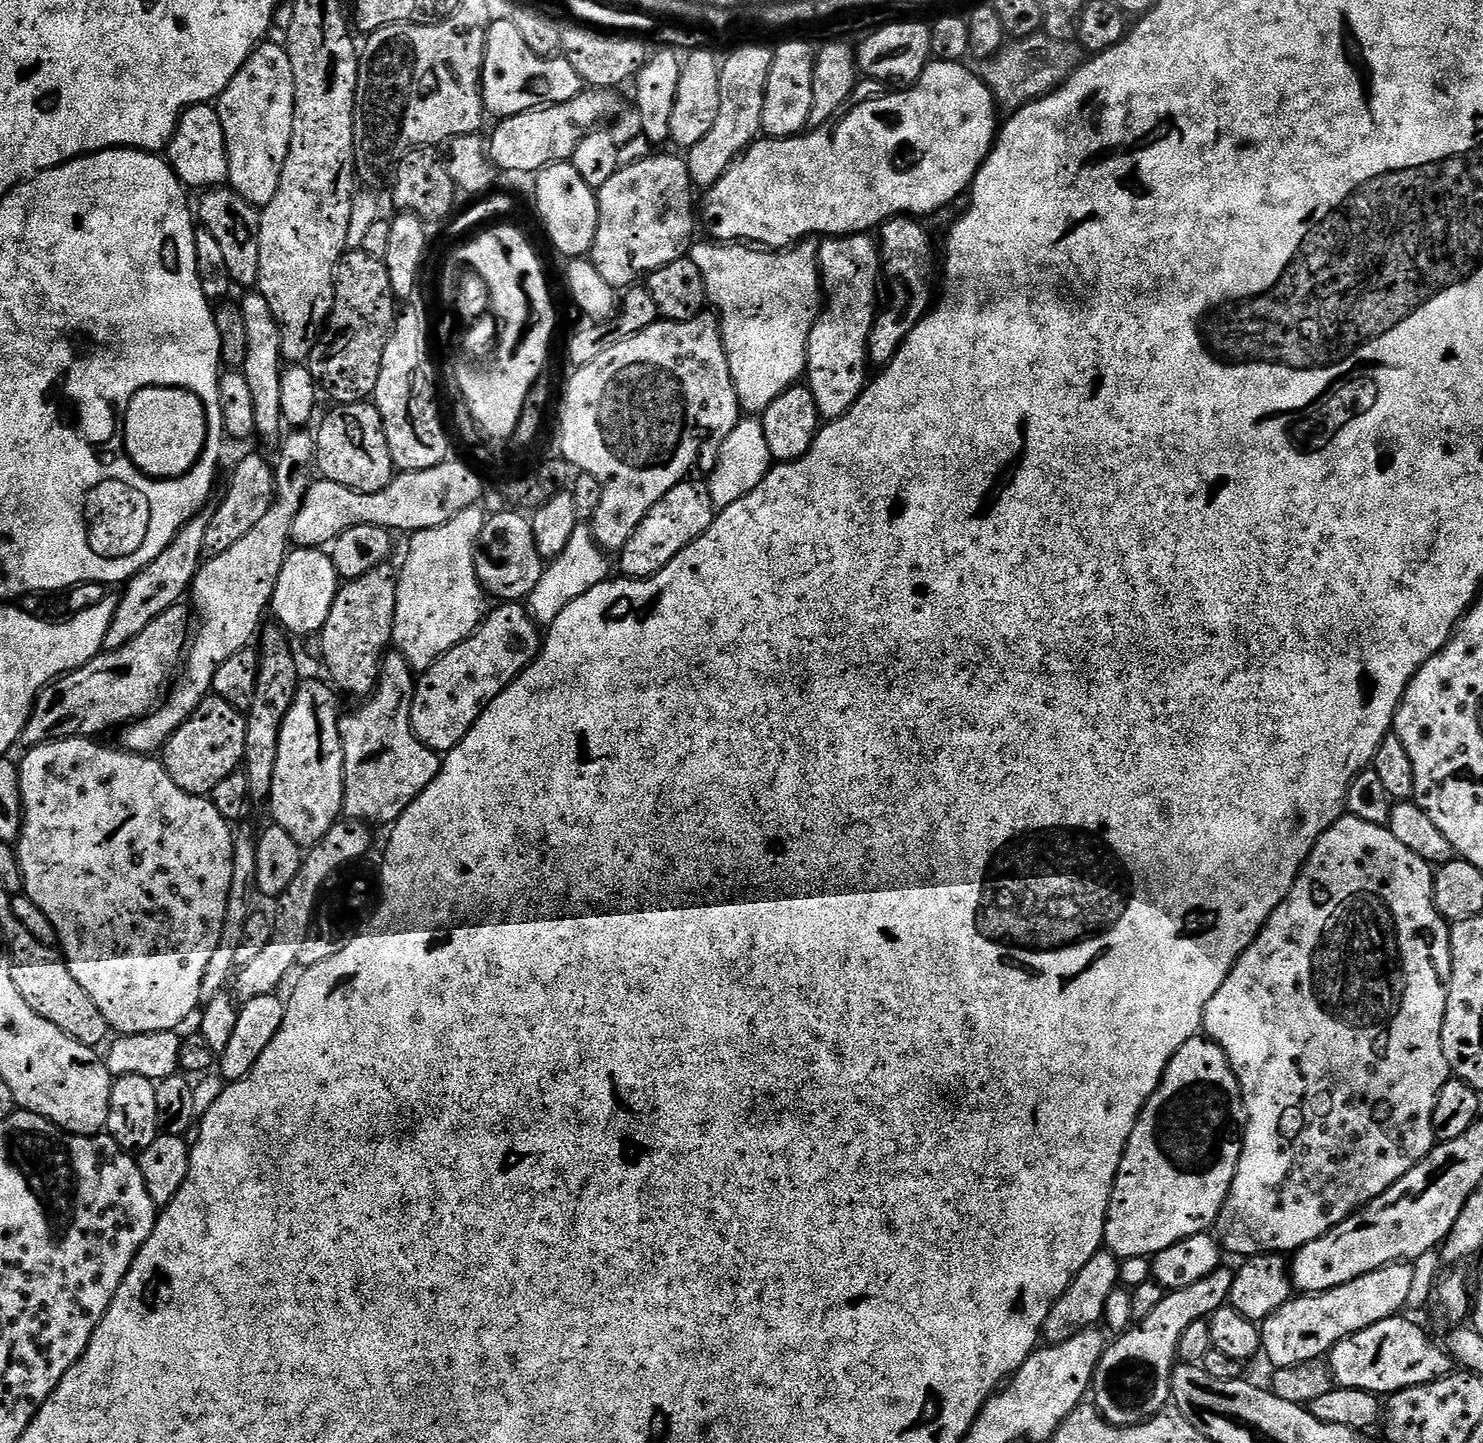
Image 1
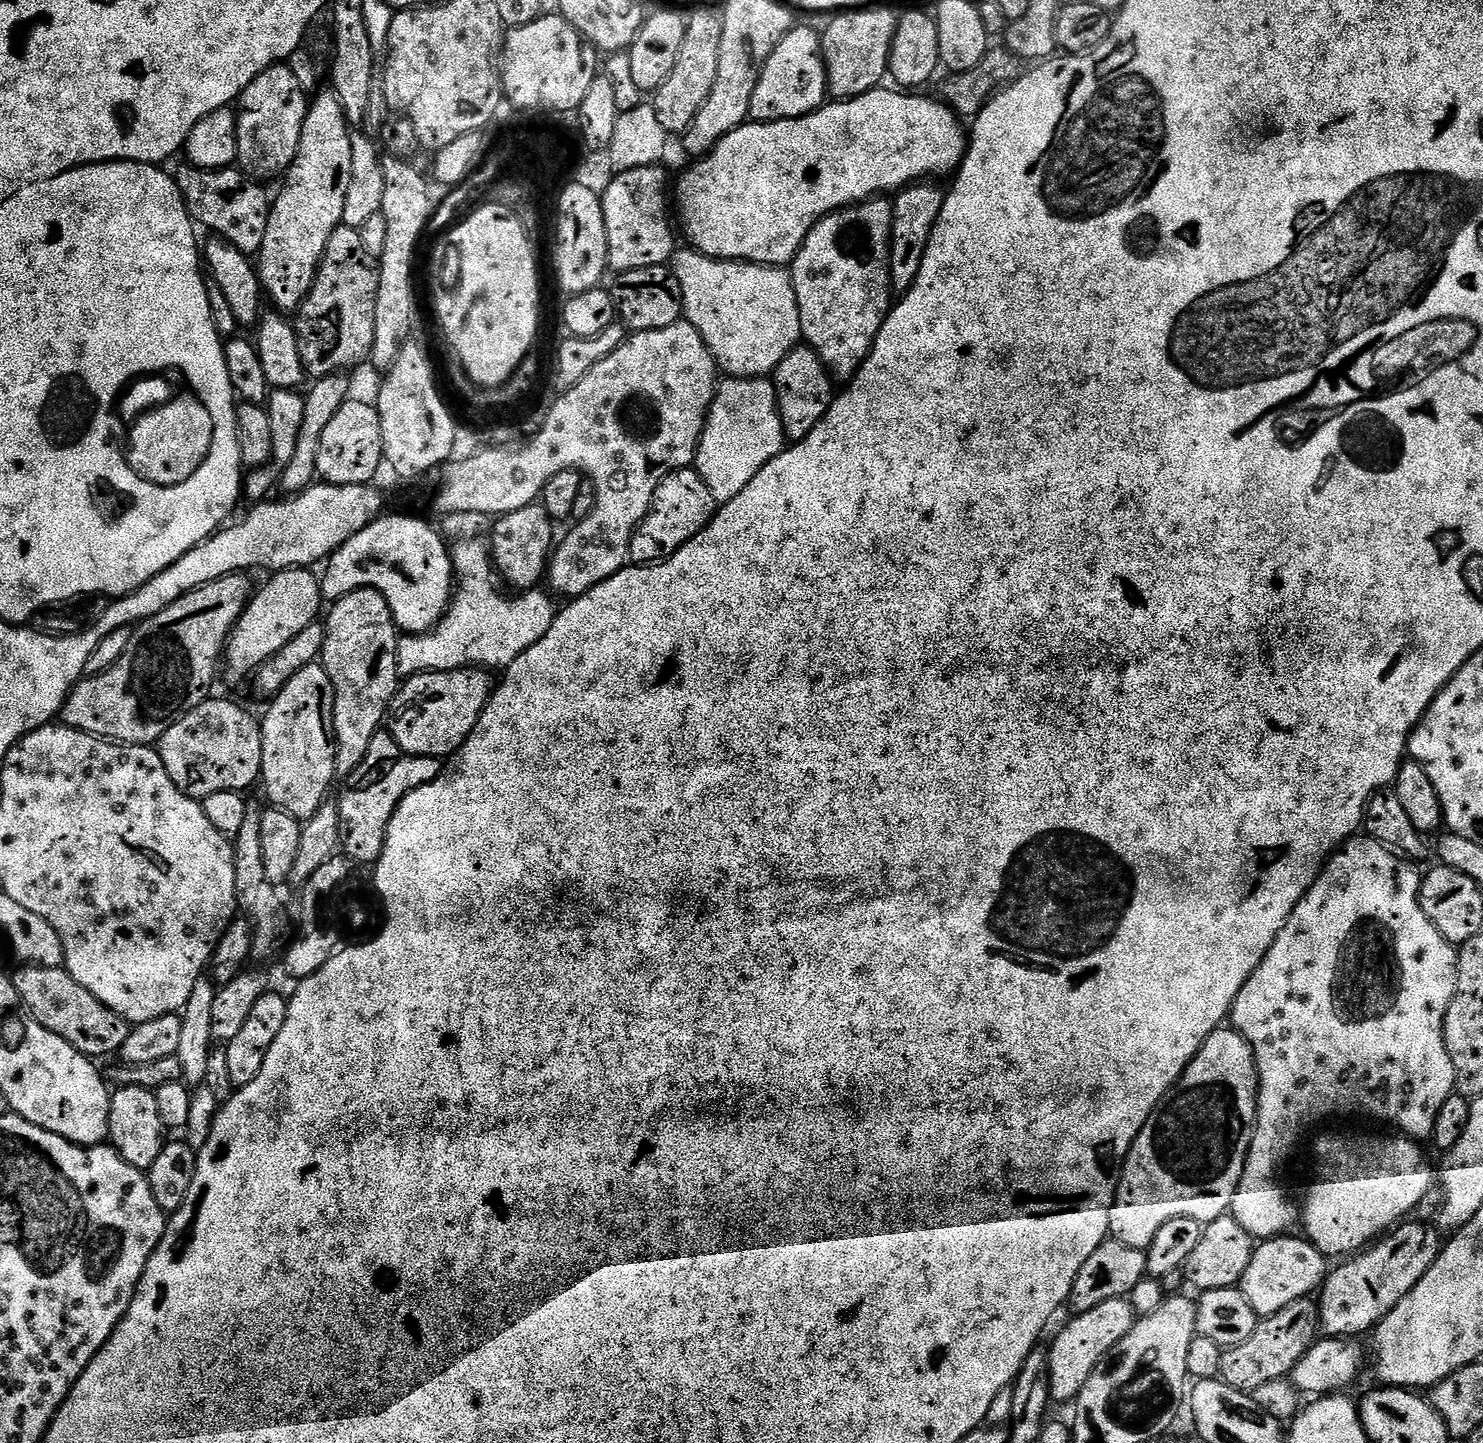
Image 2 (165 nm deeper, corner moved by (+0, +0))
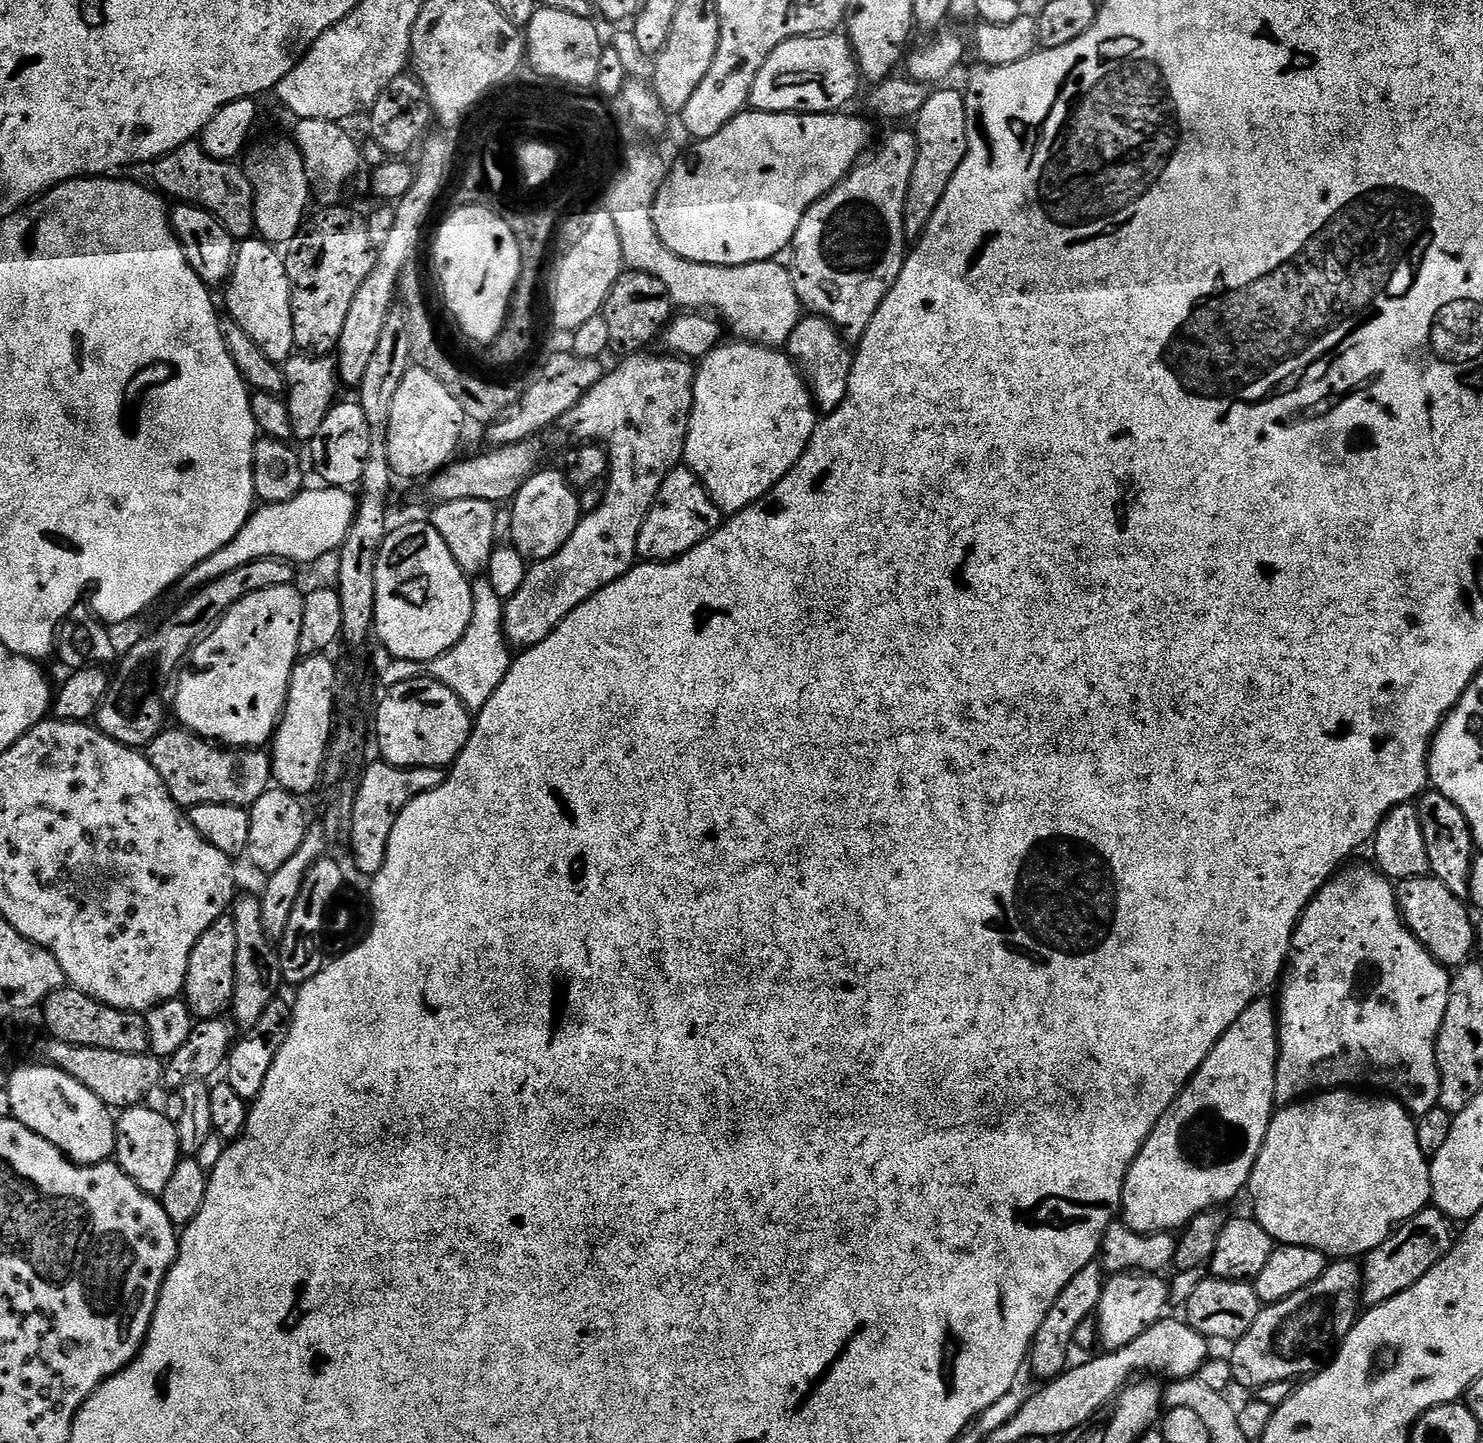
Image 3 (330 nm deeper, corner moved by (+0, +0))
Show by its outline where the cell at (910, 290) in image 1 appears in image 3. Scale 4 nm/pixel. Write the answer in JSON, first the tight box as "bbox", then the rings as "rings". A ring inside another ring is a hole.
{"bbox":[904,88,968,238],"rings":[[[943,88],[932,90],[914,117],[916,161],[904,203],[904,235],[908,238],[919,238],[926,226],[930,226],[930,218],[934,218],[934,210],[938,210],[938,202],[942,202],[942,194],[946,194],[950,178],[954,178],[954,170],[958,170],[958,166],[962,166],[962,158],[966,158],[968,139],[964,97],[952,88]]]}

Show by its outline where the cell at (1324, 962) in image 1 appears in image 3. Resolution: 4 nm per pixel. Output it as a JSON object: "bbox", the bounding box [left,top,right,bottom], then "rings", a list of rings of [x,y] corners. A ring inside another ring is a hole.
{"bbox":[1276,867,1452,1118],"rings":[[[1375,867],[1347,868],[1337,872],[1322,886],[1322,890],[1318,890],[1316,897],[1301,914],[1292,935],[1292,948],[1288,952],[1286,971],[1282,976],[1284,989],[1280,992],[1280,1000],[1278,999],[1280,1053],[1276,1059],[1276,1102],[1277,1105],[1287,1106],[1311,1097],[1321,1090],[1344,1090],[1349,1086],[1363,1086],[1368,1090],[1383,1090],[1391,1094],[1412,1113],[1413,1117],[1419,1118],[1437,1107],[1440,1102],[1440,1071],[1436,1061],[1436,1039],[1446,1018],[1448,995],[1452,989],[1450,972],[1424,949],[1422,942],[1418,942],[1416,935],[1405,926],[1404,918],[1400,915],[1400,905],[1396,902],[1393,881]]]}

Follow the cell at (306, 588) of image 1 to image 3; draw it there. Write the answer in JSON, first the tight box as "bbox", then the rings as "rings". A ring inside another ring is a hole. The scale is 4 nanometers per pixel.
{"bbox":[170,584,305,748],"rings":[[[287,584],[246,594],[246,598],[228,607],[215,628],[192,645],[190,662],[181,667],[170,700],[179,727],[197,732],[205,740],[233,748],[260,748],[271,741],[284,712],[292,668],[300,656],[305,593],[298,589],[296,584]]]}

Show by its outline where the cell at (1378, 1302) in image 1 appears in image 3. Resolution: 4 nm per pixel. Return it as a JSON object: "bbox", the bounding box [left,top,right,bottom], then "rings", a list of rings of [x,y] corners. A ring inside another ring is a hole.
{"bbox":[1362,1206,1454,1306],"rings":[[[1435,1206],[1424,1208],[1414,1218],[1401,1224],[1373,1252],[1362,1260],[1362,1300],[1365,1305],[1375,1306],[1402,1294],[1414,1286],[1437,1264],[1454,1243],[1454,1222]]]}

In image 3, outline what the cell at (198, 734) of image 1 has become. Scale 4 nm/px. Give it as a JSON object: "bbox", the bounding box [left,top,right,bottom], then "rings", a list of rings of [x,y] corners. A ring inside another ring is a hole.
{"bbox":[146,726,273,810],"rings":[[[179,726],[165,727],[146,746],[149,762],[158,770],[172,801],[187,810],[199,804],[233,804],[248,808],[273,783],[272,757],[260,748],[233,748],[205,740]]]}

